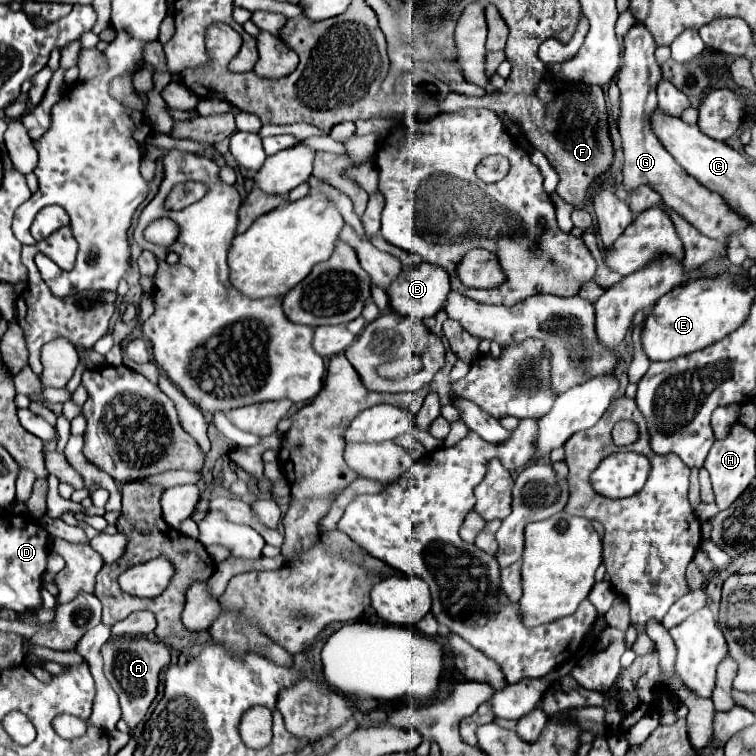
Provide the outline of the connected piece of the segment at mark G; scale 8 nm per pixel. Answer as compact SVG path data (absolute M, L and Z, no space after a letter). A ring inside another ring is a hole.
M635 24L625 40L623 40L623 68L617 74L617 86L621 90L621 122L619 132L623 138L623 152L625 152L625 166L623 166L623 182L627 192L633 192L637 186L647 184L655 192L663 192L663 200L667 206L675 208L689 224L693 224L701 234L713 240L725 240L733 232L741 232L749 226L745 216L737 216L737 212L729 210L723 196L717 192L709 192L701 186L693 176L689 176L673 156L659 144L657 136L651 130L649 118L657 108L657 84L661 80L661 68L655 60L655 42L643 24Z

